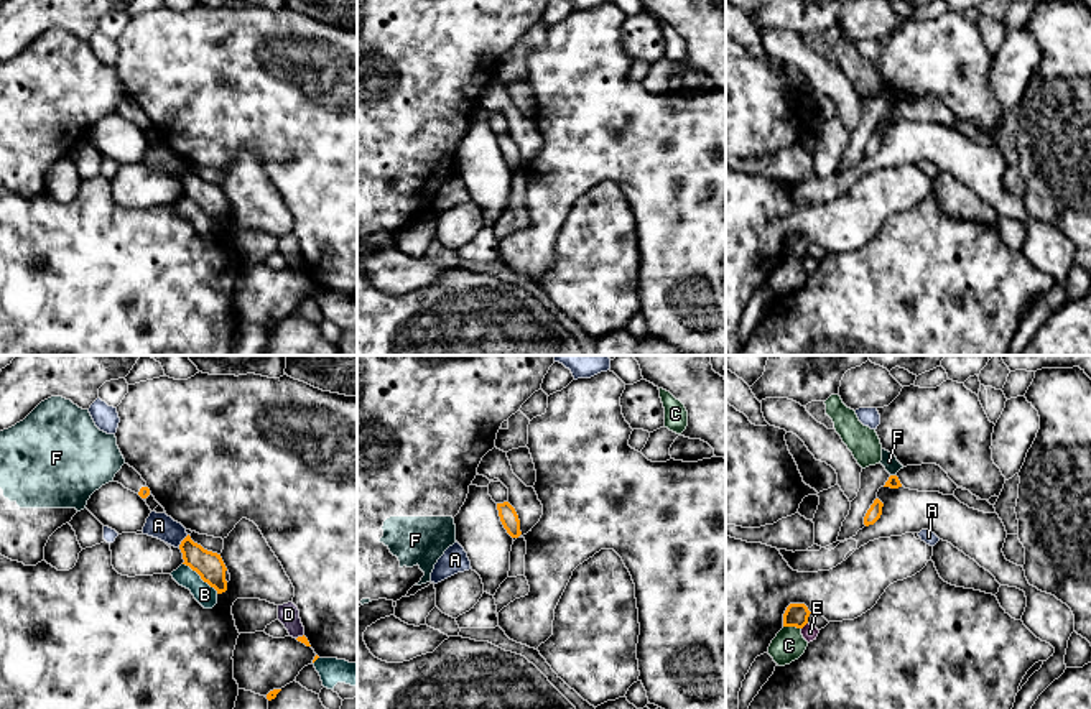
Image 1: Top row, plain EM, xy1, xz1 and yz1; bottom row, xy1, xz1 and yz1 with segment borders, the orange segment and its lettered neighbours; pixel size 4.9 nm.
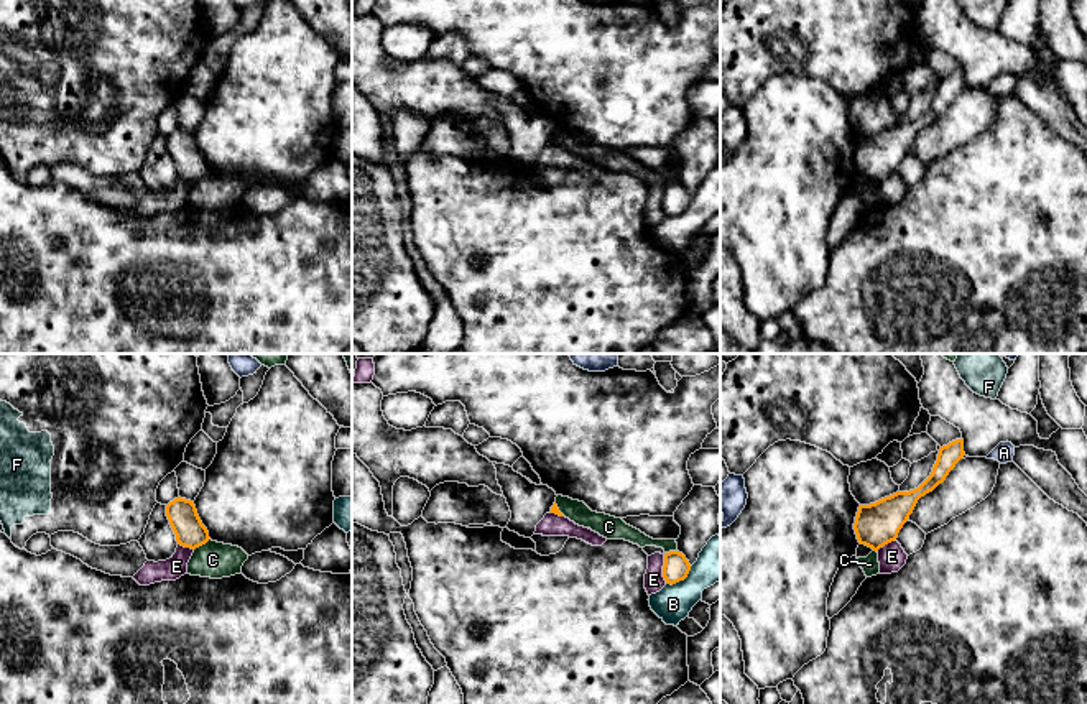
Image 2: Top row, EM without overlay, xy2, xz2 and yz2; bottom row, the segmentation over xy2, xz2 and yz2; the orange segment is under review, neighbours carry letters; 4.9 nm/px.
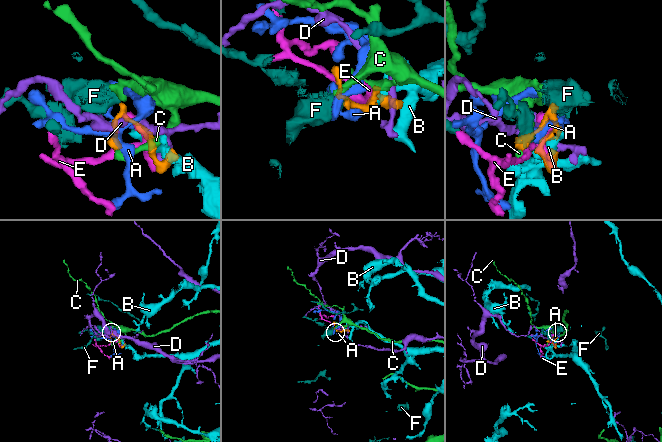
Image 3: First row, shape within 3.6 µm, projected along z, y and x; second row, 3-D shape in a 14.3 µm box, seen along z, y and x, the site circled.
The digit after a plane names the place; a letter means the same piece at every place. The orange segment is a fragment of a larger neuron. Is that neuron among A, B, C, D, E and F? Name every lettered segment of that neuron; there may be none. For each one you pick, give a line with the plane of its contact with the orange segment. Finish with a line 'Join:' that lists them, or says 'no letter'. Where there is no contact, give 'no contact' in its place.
Join: no letter

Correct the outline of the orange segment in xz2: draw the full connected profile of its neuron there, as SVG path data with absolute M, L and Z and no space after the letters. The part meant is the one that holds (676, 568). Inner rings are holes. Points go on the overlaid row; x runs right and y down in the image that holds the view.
M669 551L664 554L663 577L666 584L676 584L684 581L691 571L691 564L679 551Z

